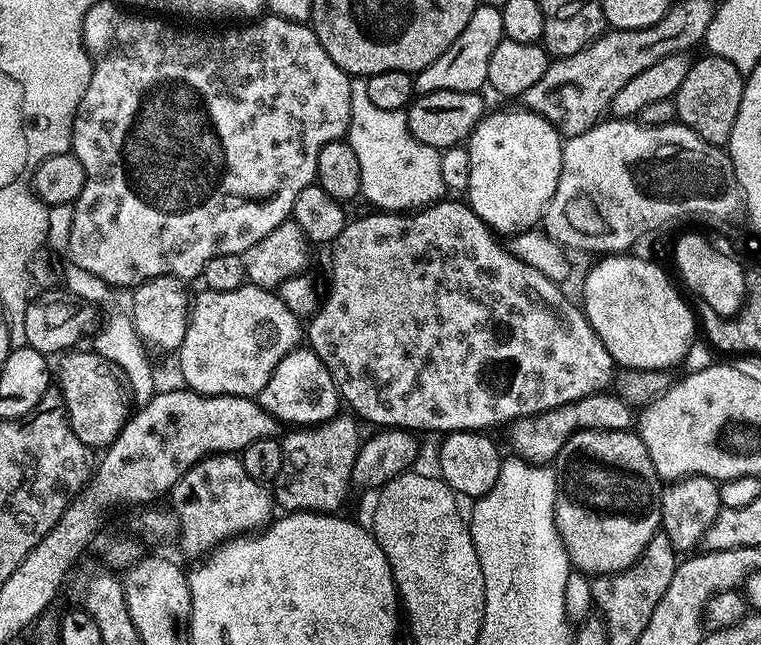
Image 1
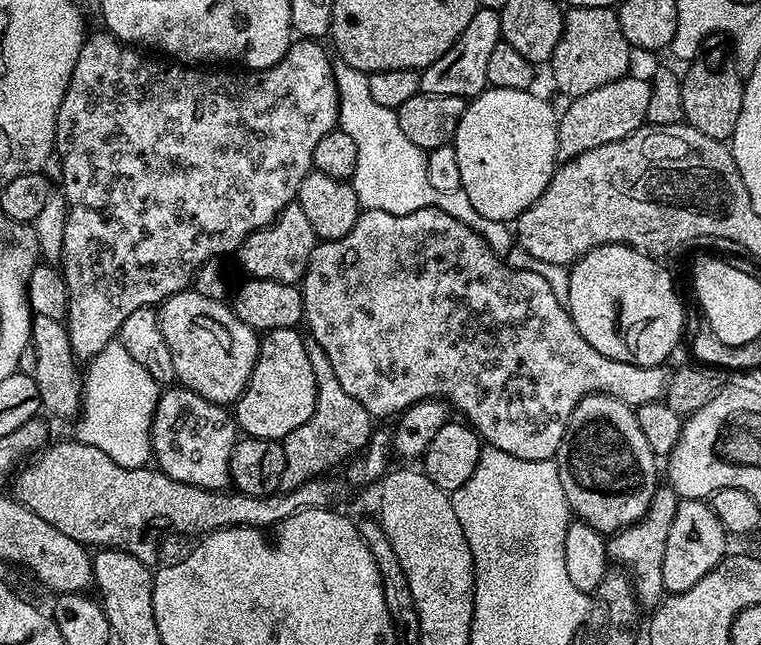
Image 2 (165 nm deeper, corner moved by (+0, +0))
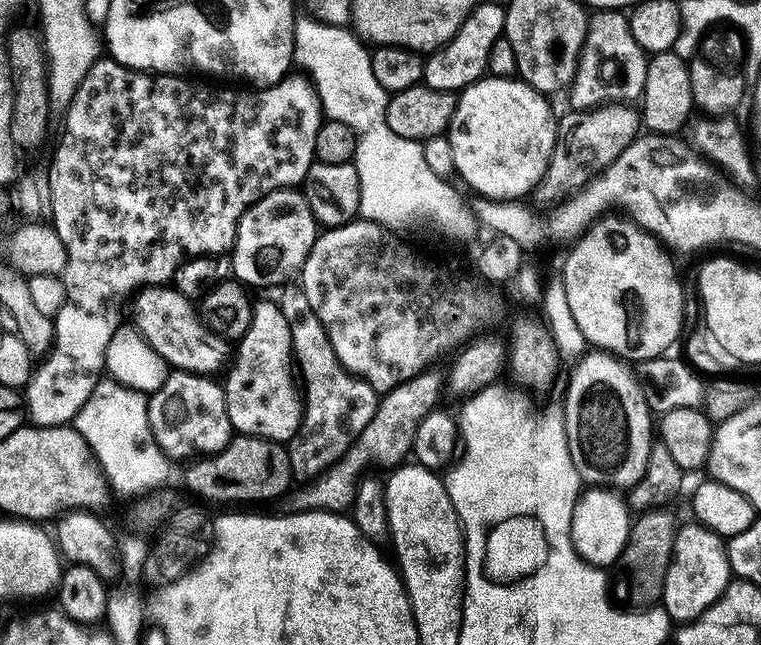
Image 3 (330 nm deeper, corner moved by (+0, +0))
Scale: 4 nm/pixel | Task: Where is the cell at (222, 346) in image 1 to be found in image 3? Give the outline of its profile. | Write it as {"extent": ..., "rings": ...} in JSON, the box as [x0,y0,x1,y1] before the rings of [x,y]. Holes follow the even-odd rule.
{"extent":[132,286,230,374],"rings":[[[149,286],[135,293],[136,301],[132,304],[132,316],[136,319],[135,331],[155,350],[173,369],[181,372],[198,372],[201,374],[216,374],[220,367],[223,369],[224,355],[229,355],[230,348],[224,337],[209,334],[194,307],[193,301],[176,291],[172,286]]]}

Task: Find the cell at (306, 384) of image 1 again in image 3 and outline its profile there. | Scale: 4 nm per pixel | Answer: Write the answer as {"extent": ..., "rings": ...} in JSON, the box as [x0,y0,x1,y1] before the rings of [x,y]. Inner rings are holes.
{"extent":[222,300,302,442],"rings":[[[256,300],[252,305],[252,321],[234,348],[236,361],[227,369],[228,377],[222,380],[226,398],[226,414],[233,429],[242,436],[257,436],[277,442],[291,441],[300,429],[302,396],[292,385],[294,355],[290,326],[282,314],[279,303]]]}

